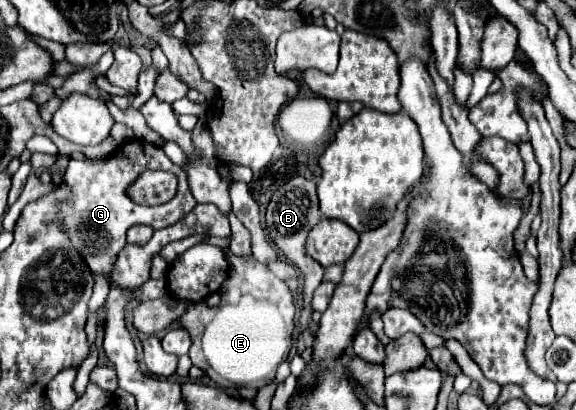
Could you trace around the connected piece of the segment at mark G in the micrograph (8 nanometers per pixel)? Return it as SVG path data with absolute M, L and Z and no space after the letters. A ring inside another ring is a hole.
M126 142L124 152L118 150L116 154L106 158L106 164L90 164L84 160L69 160L64 182L72 188L72 200L64 204L62 216L64 216L64 230L68 230L68 236L74 244L74 248L82 254L82 258L88 262L90 270L94 274L104 272L106 278L112 270L112 262L116 262L116 254L126 244L126 230L136 224L148 224L152 228L166 228L176 224L184 214L188 214L198 202L194 200L186 174L180 166L176 166L162 148L156 148L148 142ZM146 170L164 170L172 172L178 178L178 192L172 202L164 202L158 206L144 206L134 202L128 196L128 188L136 182L136 178Z

